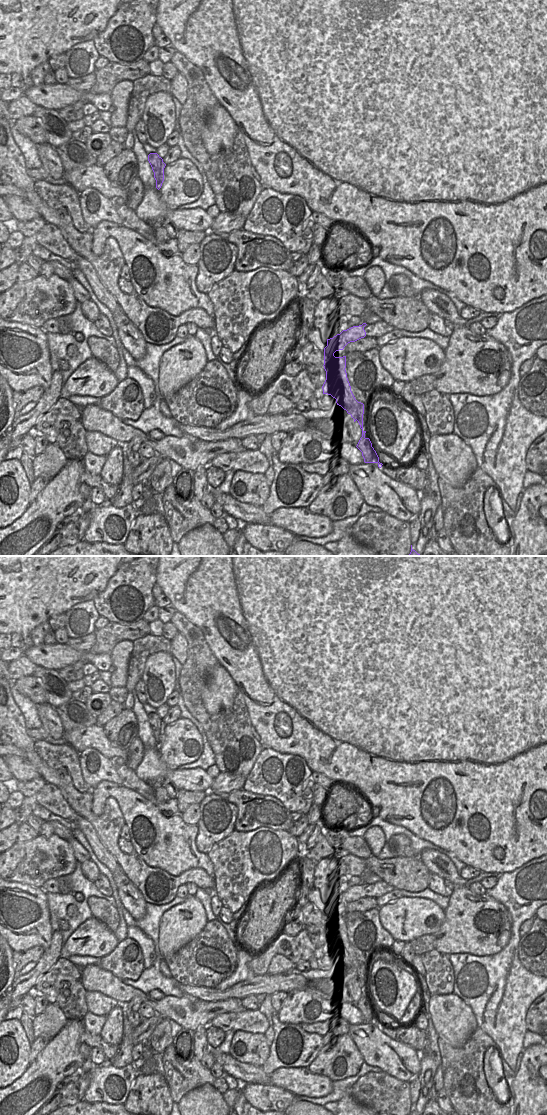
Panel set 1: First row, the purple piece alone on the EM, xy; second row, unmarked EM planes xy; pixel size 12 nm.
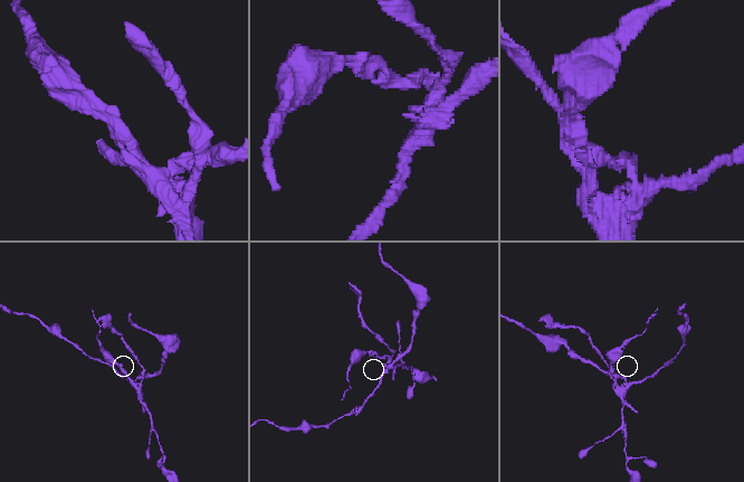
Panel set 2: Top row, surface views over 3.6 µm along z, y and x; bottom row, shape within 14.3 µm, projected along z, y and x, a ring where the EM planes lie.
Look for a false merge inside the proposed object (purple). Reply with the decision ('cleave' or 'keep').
cleave

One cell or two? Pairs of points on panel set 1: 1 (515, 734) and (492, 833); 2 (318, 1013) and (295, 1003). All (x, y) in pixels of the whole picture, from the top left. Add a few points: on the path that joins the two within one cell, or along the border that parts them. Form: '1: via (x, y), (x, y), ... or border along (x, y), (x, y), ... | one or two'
1: via (484, 739), (464, 760), (492, 788), (492, 802) | one
2: via (312, 1007), (301, 1006) | one

